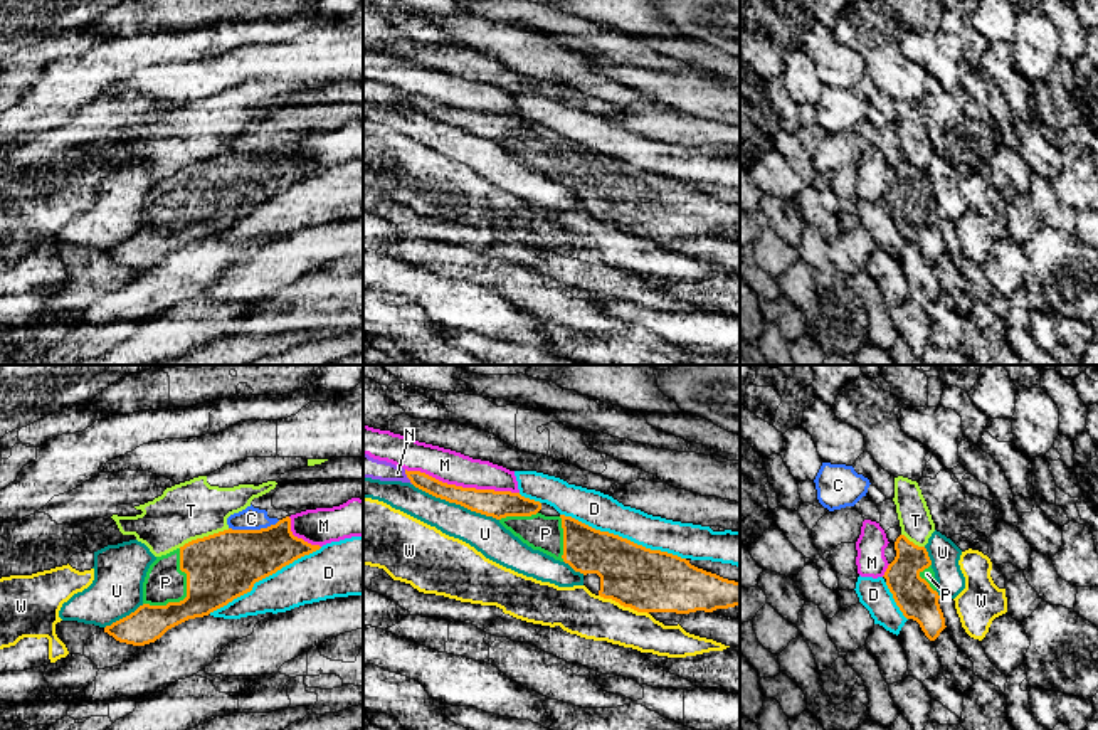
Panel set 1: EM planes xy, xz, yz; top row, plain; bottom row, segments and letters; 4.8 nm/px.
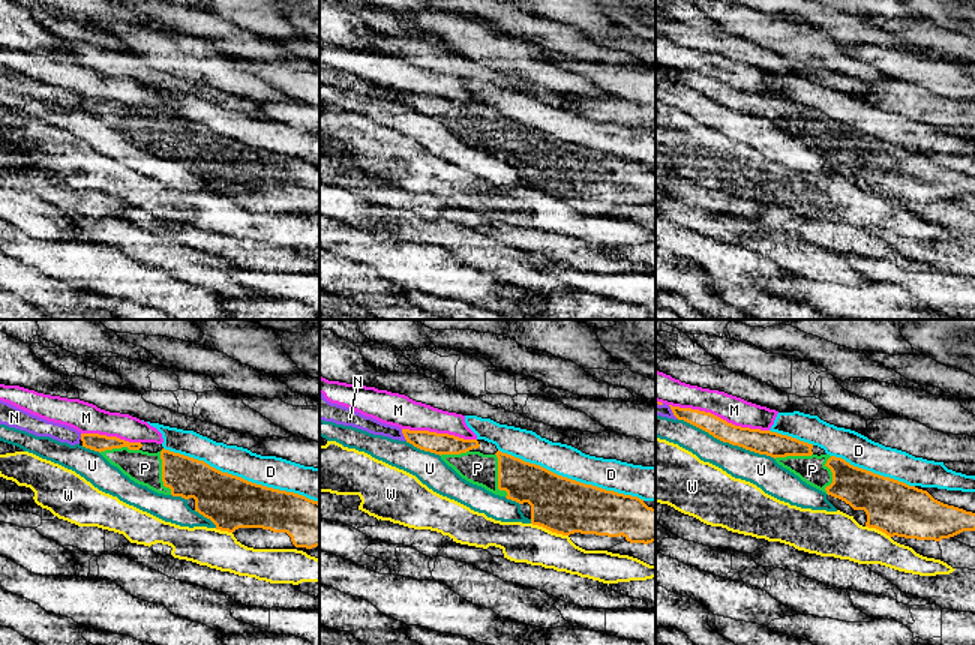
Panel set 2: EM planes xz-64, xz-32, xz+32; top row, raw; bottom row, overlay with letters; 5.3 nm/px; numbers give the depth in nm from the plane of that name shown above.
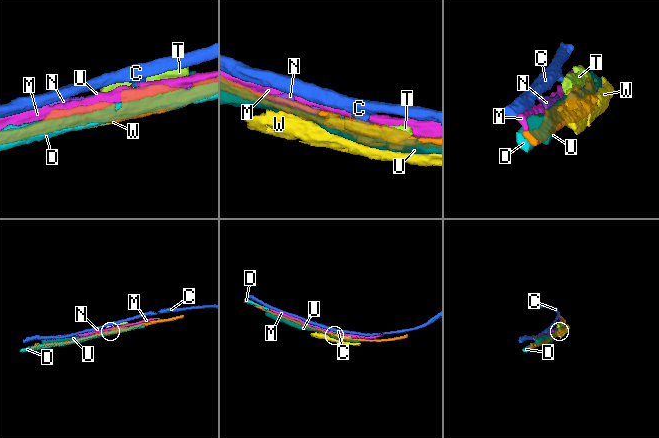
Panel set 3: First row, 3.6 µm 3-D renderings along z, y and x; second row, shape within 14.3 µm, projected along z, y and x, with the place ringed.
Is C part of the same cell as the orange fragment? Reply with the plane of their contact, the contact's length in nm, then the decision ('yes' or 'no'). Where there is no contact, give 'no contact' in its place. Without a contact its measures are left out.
contact in xy; length 260 nm; no

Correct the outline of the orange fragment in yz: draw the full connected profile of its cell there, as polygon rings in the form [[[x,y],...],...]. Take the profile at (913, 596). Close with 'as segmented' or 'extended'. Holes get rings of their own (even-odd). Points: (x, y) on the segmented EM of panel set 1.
[[[905,535],[896,538],[895,550],[896,557],[883,575],[886,585],[903,616],[916,621],[925,636],[935,641],[947,626],[928,552]]] | extended

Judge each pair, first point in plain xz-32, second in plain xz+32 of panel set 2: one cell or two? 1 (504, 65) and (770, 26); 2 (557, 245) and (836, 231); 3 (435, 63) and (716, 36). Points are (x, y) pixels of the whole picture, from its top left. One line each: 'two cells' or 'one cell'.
1: one cell
2: one cell
3: one cell

